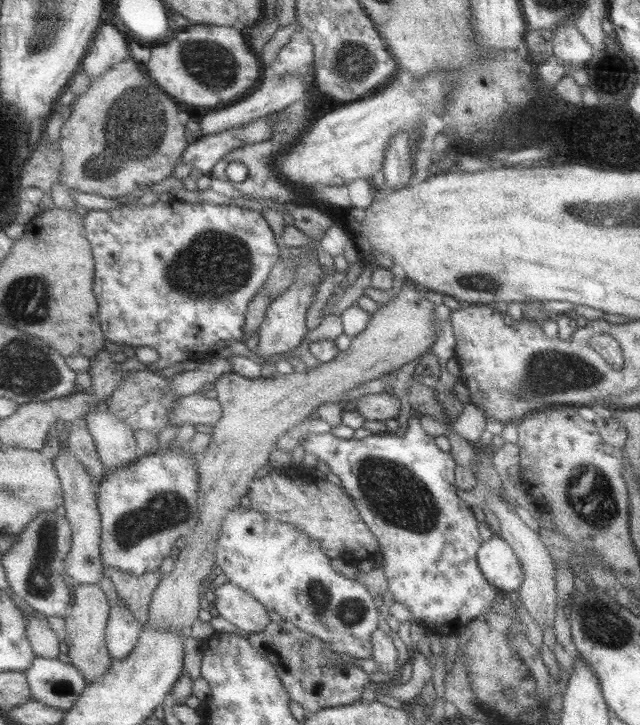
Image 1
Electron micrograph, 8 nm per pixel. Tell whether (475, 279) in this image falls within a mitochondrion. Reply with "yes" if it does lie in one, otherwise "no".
yes

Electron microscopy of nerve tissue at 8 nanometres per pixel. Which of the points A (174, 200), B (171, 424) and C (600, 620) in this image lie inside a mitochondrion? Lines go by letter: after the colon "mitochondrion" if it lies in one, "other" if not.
A: other
B: other
C: mitochondrion

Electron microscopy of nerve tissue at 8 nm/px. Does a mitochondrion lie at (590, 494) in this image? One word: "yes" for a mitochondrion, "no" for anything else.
yes

